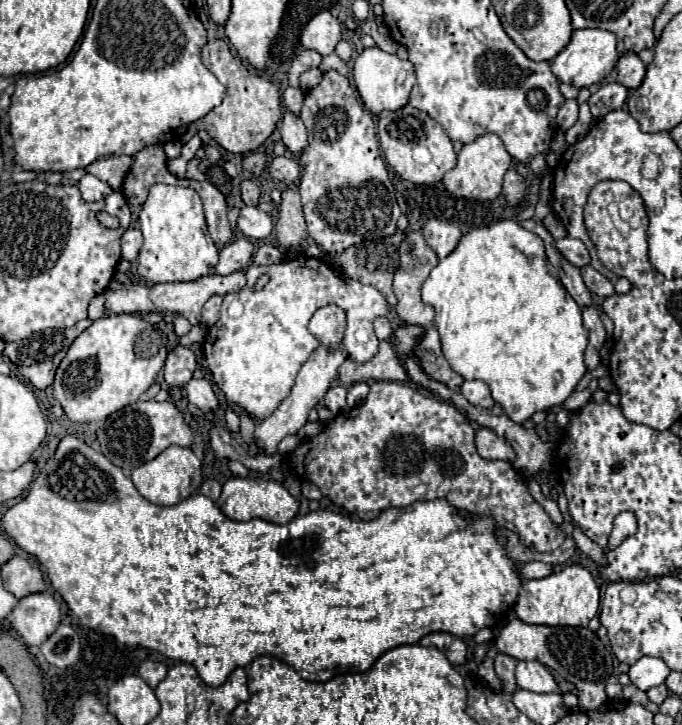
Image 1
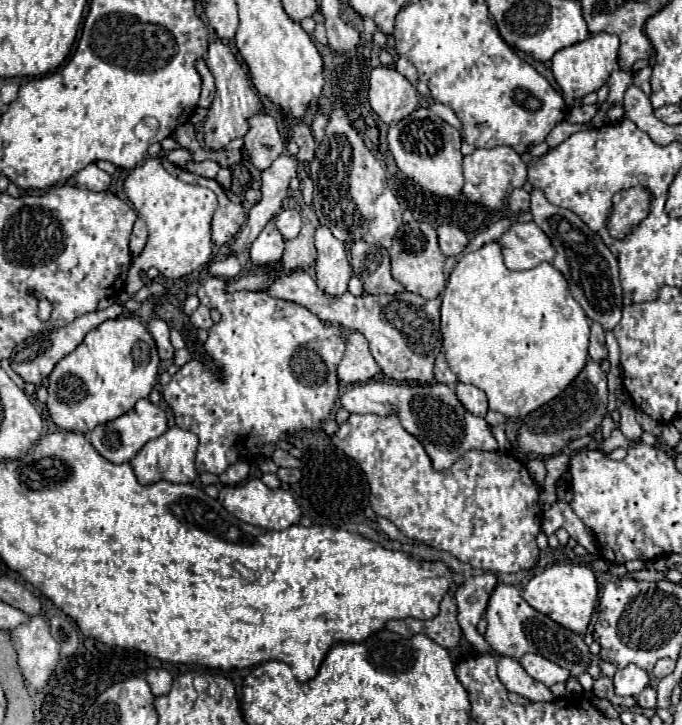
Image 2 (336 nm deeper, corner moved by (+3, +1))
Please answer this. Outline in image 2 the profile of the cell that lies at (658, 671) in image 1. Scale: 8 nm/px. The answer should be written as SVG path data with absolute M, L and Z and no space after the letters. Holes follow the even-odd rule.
M629 664L627 668L617 670L617 674L613 676L613 684L615 684L617 696L637 698L641 694L641 690L649 684L649 676L645 670L637 668L635 664Z

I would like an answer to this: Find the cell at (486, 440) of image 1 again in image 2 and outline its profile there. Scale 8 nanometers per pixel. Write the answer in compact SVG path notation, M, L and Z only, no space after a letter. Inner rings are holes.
M589 360L585 364L585 368L581 370L581 374L565 388L565 392L559 394L559 398L553 398L551 402L547 402L543 408L535 410L531 416L527 416L519 428L519 448L515 450L515 454L527 454L527 452L535 452L535 454L543 454L543 456L555 456L559 454L571 440L589 436L593 430L599 428L603 414L607 410L607 376L601 370L601 366L593 360Z

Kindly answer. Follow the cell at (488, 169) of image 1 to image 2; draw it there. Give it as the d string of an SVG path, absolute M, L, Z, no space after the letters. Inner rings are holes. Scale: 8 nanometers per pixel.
M495 146L489 150L475 150L471 156L465 156L463 176L465 176L463 194L471 202L499 210L503 206L503 198L511 190L521 188L527 182L527 166L511 146Z

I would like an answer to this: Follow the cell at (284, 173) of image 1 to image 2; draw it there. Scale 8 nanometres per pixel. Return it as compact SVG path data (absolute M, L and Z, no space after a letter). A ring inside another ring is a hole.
M257 112L249 120L249 132L245 134L245 150L255 168L265 170L277 156L283 154L285 142L277 130L277 122L267 112Z

